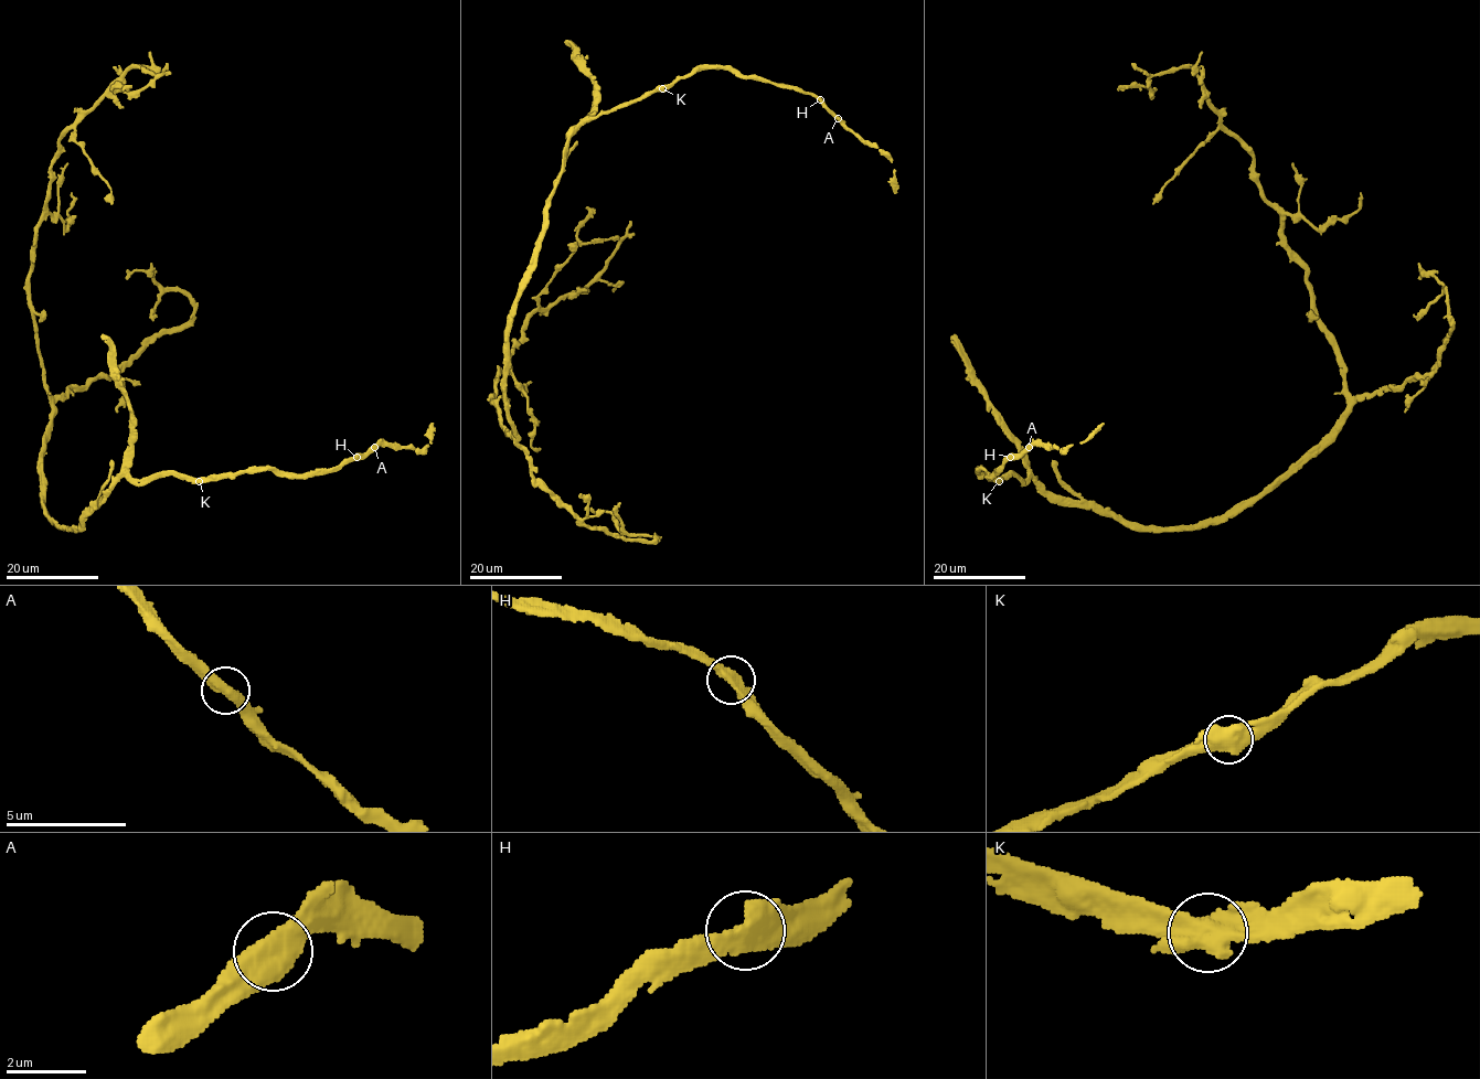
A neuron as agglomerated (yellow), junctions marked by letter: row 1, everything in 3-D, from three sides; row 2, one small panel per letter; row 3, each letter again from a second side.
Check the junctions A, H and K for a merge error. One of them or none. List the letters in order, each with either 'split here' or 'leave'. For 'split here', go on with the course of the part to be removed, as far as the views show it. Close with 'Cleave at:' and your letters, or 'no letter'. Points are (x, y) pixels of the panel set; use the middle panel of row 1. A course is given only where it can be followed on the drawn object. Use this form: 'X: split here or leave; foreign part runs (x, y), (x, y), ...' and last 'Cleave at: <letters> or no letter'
A: leave
H: leave
K: leave
Cleave at: no letter

